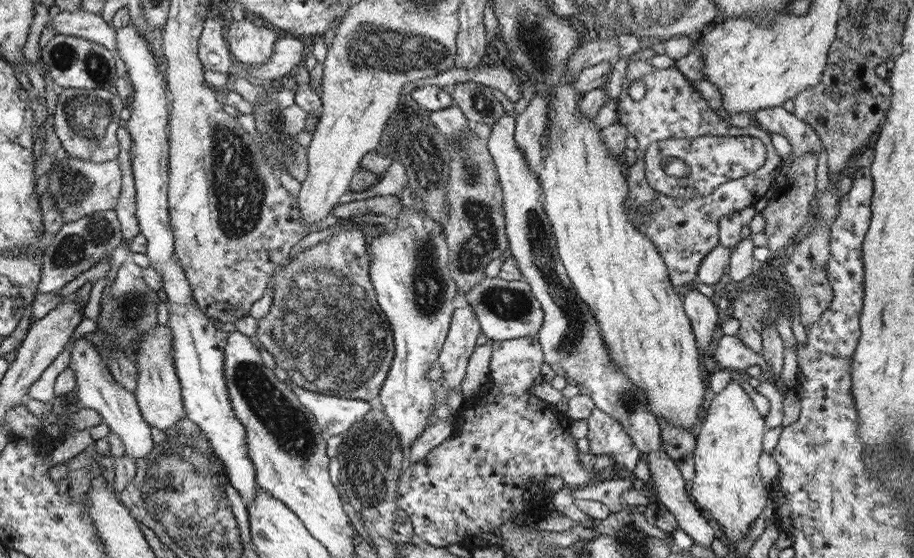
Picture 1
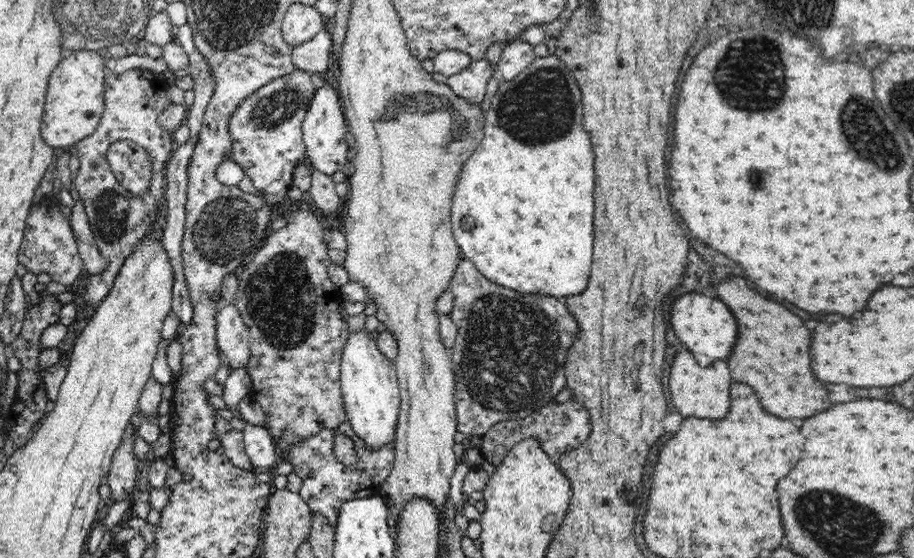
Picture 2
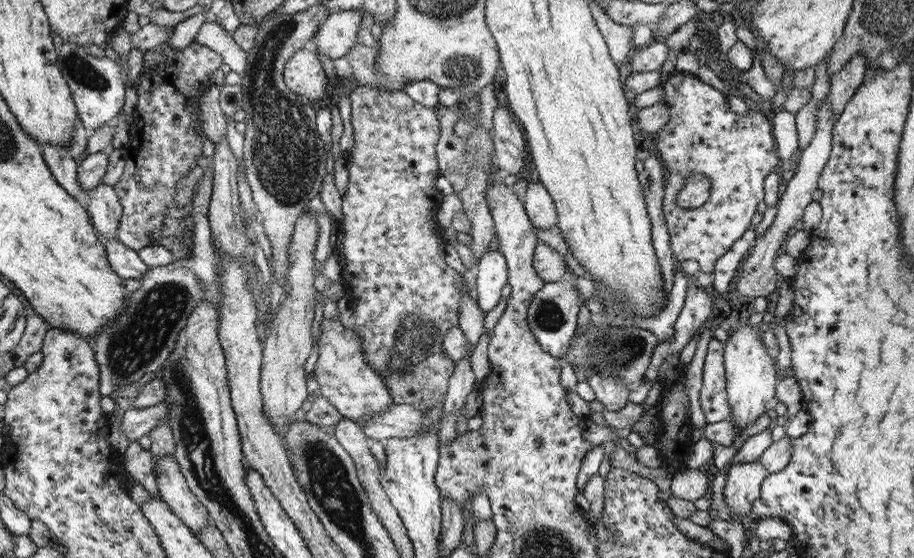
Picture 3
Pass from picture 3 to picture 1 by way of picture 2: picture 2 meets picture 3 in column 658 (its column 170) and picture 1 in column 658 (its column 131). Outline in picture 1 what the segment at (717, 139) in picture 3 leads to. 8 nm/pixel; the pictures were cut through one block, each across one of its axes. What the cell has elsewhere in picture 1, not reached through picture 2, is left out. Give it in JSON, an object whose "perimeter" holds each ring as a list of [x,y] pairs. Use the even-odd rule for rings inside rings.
{"perimeter":[[[644,59],[630,61],[624,83],[641,80],[646,86],[646,94],[640,101],[635,101],[627,90],[620,91],[619,122],[626,126],[626,130],[633,134],[638,141],[638,148],[634,150],[636,163],[625,161],[626,184],[628,184],[628,199],[624,210],[636,230],[652,240],[659,254],[664,260],[670,274],[673,286],[685,286],[697,279],[698,267],[706,254],[720,244],[718,223],[724,215],[740,211],[754,205],[768,190],[770,184],[782,172],[782,159],[777,154],[770,132],[764,128],[748,125],[744,128],[732,126],[724,119],[720,112],[712,109],[704,97],[690,84],[690,79],[675,67],[668,70],[654,68]],[[700,136],[751,136],[765,144],[767,149],[767,163],[756,172],[737,178],[723,186],[716,187],[708,196],[699,196],[686,201],[684,198],[670,197],[654,190],[644,172],[645,151],[648,145],[670,138],[696,138]]]}

